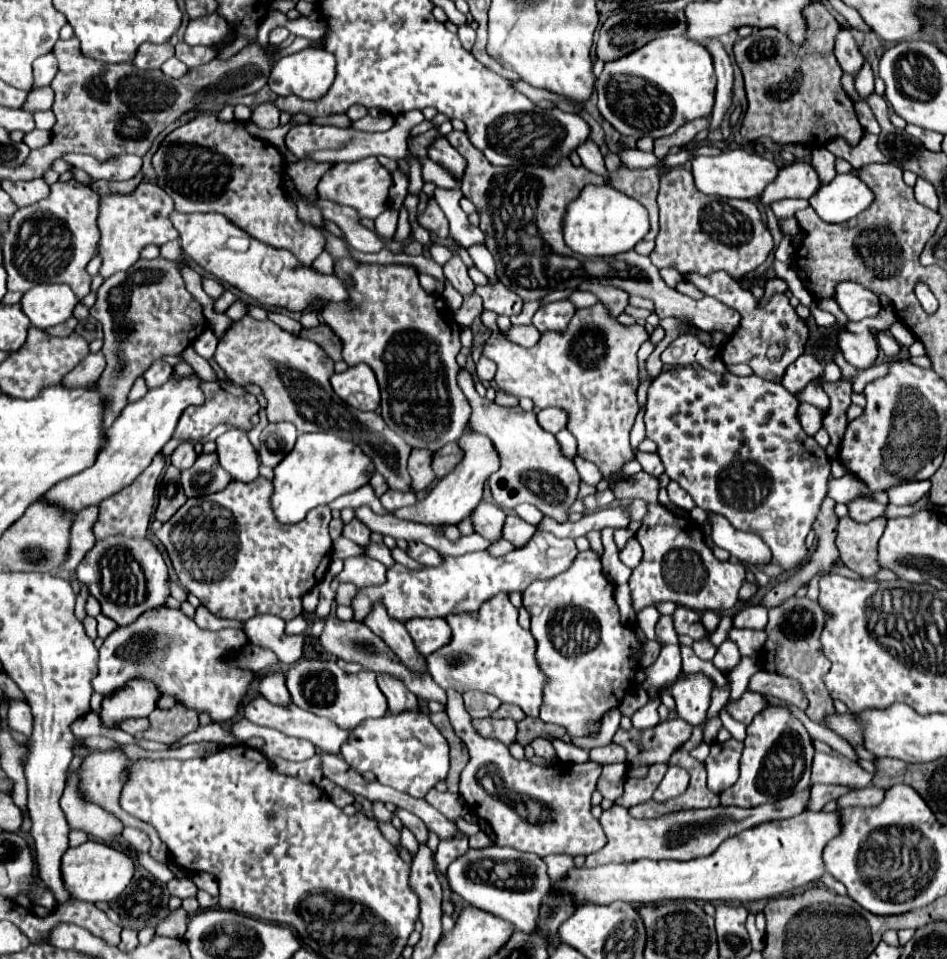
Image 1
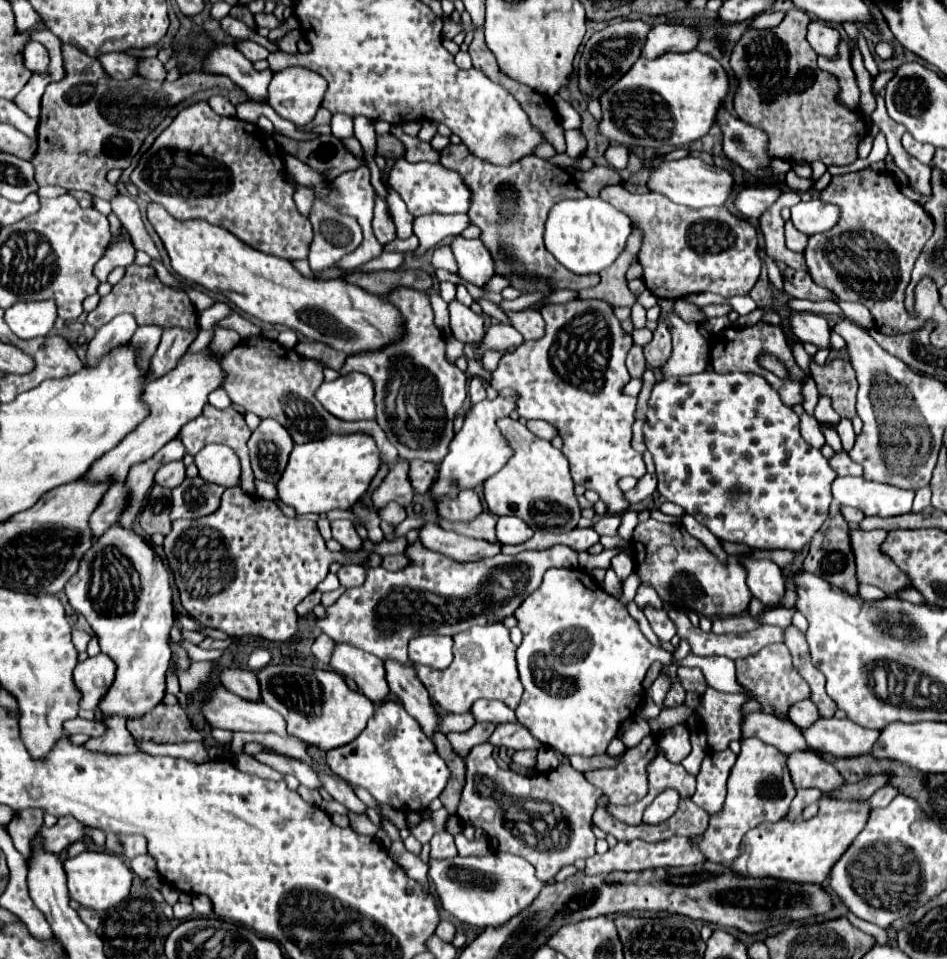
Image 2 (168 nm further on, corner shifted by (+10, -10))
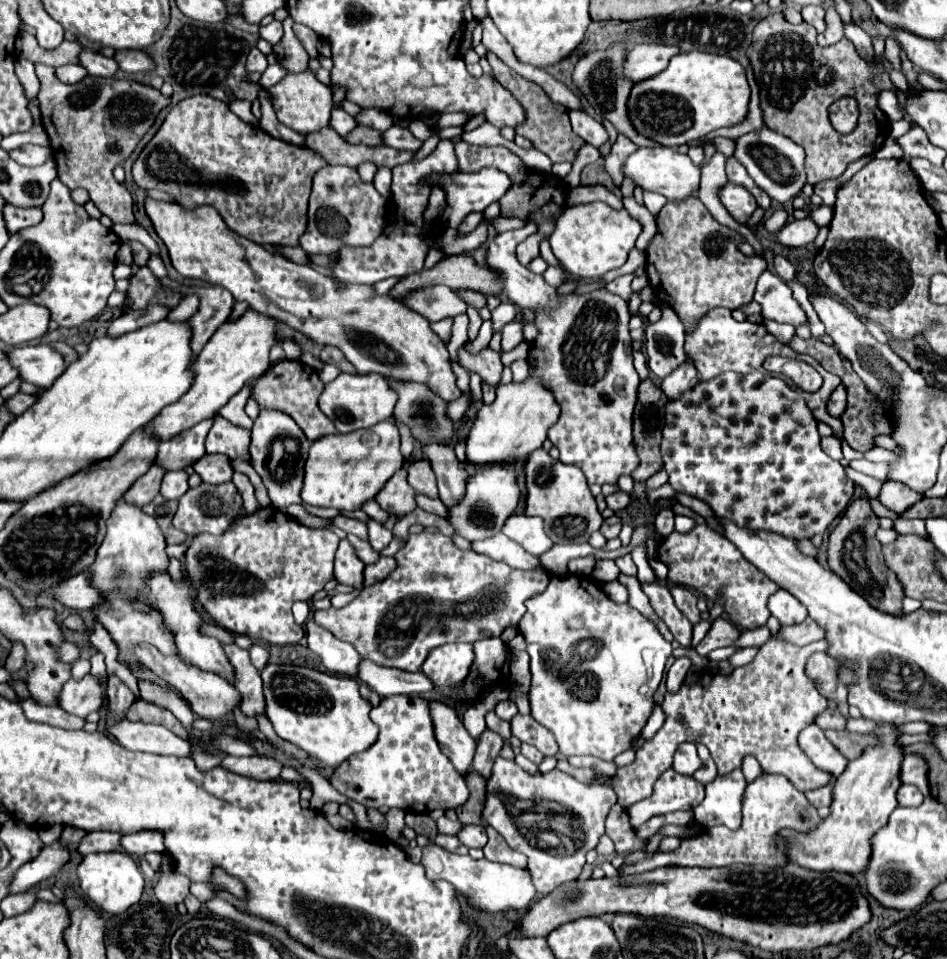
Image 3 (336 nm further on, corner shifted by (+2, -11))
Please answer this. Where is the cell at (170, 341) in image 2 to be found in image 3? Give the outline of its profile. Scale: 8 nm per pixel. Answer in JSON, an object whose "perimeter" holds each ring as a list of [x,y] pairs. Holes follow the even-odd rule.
{"perimeter":[[[159,278],[164,286],[177,288],[182,293],[188,295],[196,295],[200,299],[200,307],[198,311],[188,319],[188,325],[192,329],[192,337],[190,337],[190,347],[194,357],[202,351],[202,347],[206,345],[206,341],[212,337],[212,333],[230,317],[234,299],[232,295],[228,295],[228,291],[224,291],[222,287],[186,287],[169,278]]]}

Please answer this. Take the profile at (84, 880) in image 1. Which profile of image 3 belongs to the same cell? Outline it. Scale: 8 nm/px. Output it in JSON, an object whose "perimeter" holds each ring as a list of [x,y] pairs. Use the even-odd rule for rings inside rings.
{"perimeter":[[[122,851],[86,855],[78,865],[78,879],[80,879],[82,893],[106,913],[124,913],[128,907],[140,901],[140,895],[144,889],[144,877],[136,861]]]}

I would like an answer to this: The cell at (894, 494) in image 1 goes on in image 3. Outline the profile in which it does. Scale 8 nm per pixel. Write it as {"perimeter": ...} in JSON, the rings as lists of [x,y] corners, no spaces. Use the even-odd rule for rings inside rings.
{"perimeter":[[[886,481],[882,485],[880,493],[878,493],[878,501],[886,509],[890,509],[890,511],[894,511],[898,515],[902,515],[906,509],[910,509],[920,499],[922,499],[920,493],[912,491],[910,487],[906,487],[904,483],[898,483],[898,481]]]}

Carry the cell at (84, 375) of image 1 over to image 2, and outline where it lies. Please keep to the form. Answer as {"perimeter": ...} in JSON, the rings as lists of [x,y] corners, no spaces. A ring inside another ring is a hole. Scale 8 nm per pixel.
{"perimeter":[[[120,314],[114,320],[110,320],[108,324],[104,324],[96,332],[96,336],[88,342],[86,362],[92,366],[104,352],[128,342],[134,336],[136,328],[138,328],[138,324],[132,314]]]}

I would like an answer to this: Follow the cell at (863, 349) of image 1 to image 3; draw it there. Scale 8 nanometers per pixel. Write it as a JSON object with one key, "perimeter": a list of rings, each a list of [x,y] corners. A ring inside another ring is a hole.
{"perimeter":[[[764,271],[756,285],[754,299],[764,309],[764,319],[772,319],[788,325],[808,325],[808,317],[800,303],[794,299],[792,289],[774,273]]]}

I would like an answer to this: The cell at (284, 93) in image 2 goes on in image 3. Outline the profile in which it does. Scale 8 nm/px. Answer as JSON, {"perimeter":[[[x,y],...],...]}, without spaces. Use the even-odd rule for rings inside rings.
{"perimeter":[[[304,71],[304,73],[288,73],[280,83],[276,83],[274,87],[268,89],[272,95],[272,103],[274,103],[274,111],[278,115],[278,119],[302,133],[308,135],[312,131],[318,131],[322,127],[326,127],[330,123],[330,111],[332,111],[332,89],[324,83],[320,83],[312,71]]]}

